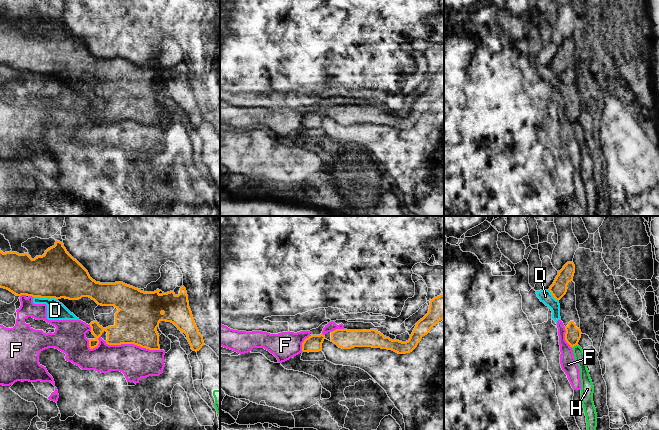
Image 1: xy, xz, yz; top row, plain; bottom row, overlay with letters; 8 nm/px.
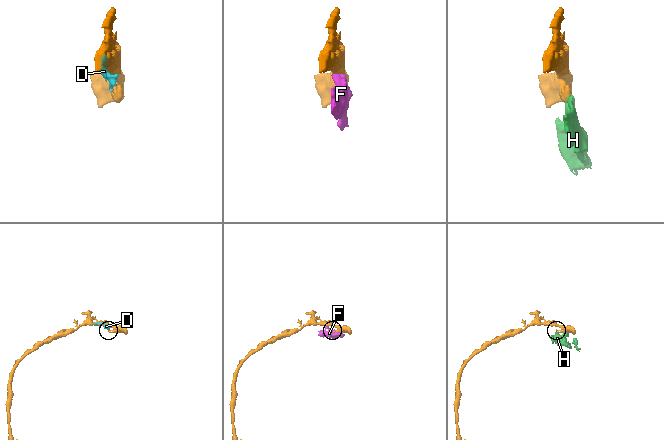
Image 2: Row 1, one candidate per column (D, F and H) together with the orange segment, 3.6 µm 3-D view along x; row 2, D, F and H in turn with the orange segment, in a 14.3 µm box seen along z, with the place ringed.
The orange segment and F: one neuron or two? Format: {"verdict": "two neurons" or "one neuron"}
{"verdict": "two neurons"}

